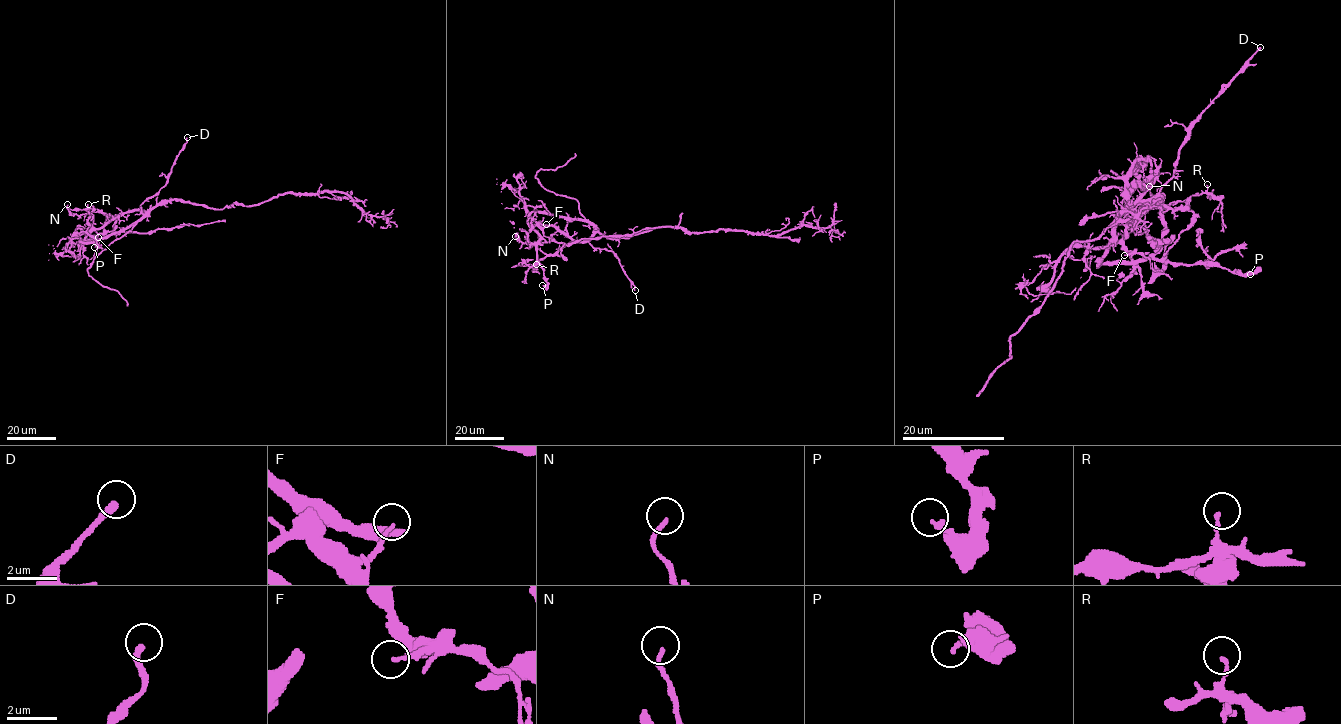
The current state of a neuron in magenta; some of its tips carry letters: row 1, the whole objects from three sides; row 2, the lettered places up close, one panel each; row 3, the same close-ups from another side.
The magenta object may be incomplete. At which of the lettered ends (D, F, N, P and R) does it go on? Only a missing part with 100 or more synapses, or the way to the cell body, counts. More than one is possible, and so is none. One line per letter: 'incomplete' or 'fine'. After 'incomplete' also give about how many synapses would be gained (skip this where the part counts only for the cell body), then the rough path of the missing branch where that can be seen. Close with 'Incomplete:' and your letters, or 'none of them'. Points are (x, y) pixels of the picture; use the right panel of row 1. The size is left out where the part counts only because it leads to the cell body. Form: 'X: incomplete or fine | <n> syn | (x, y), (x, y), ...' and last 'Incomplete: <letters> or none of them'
D: fine
F: fine
N: fine
P: fine
R: fine
Incomplete: none of them

